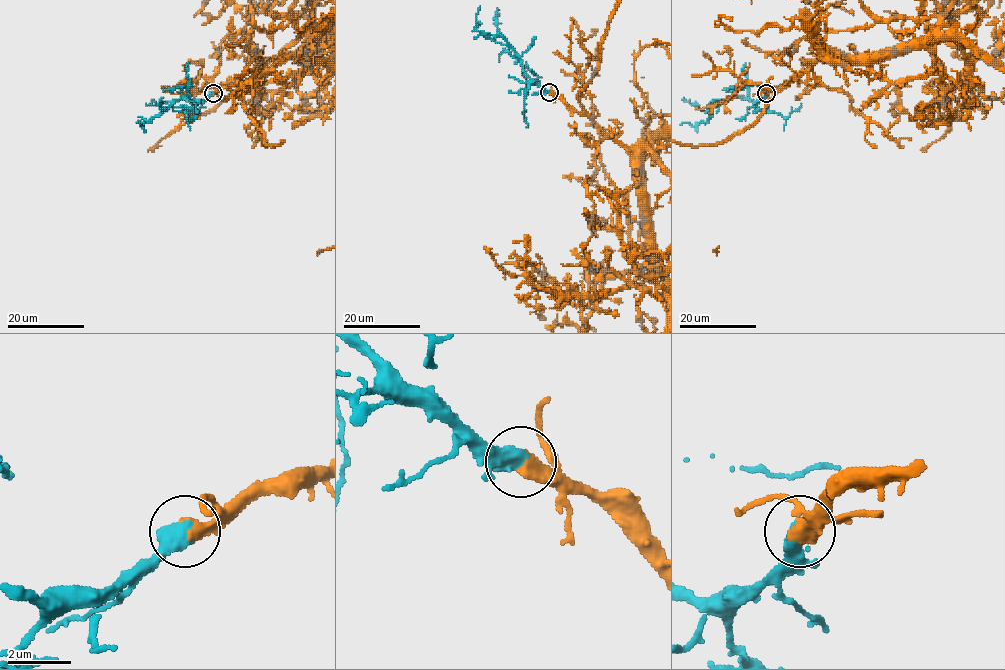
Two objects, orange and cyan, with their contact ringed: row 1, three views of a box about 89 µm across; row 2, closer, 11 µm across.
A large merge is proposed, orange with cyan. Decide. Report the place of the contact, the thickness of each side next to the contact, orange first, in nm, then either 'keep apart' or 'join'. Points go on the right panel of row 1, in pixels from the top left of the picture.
place (766, 93); calibres 550 and 700 nm; join

